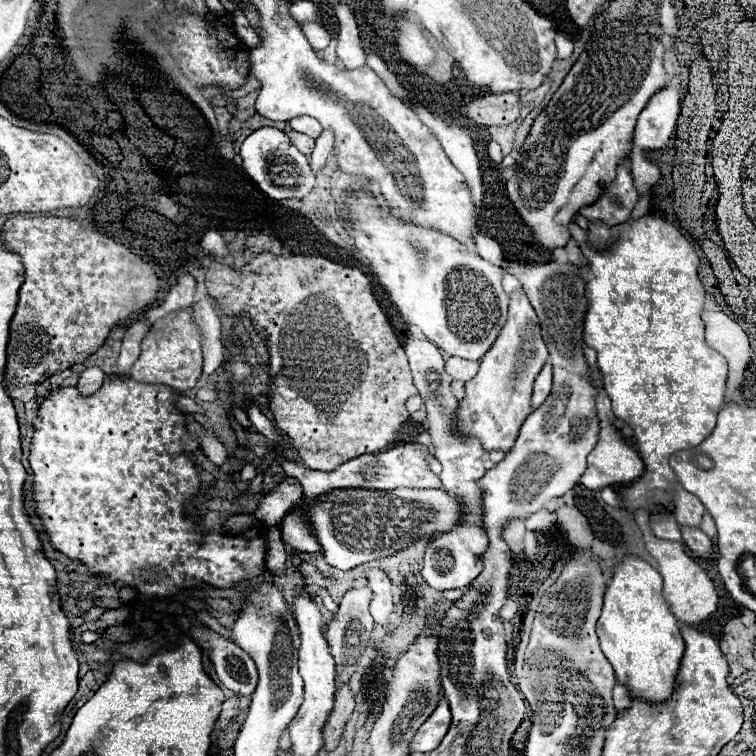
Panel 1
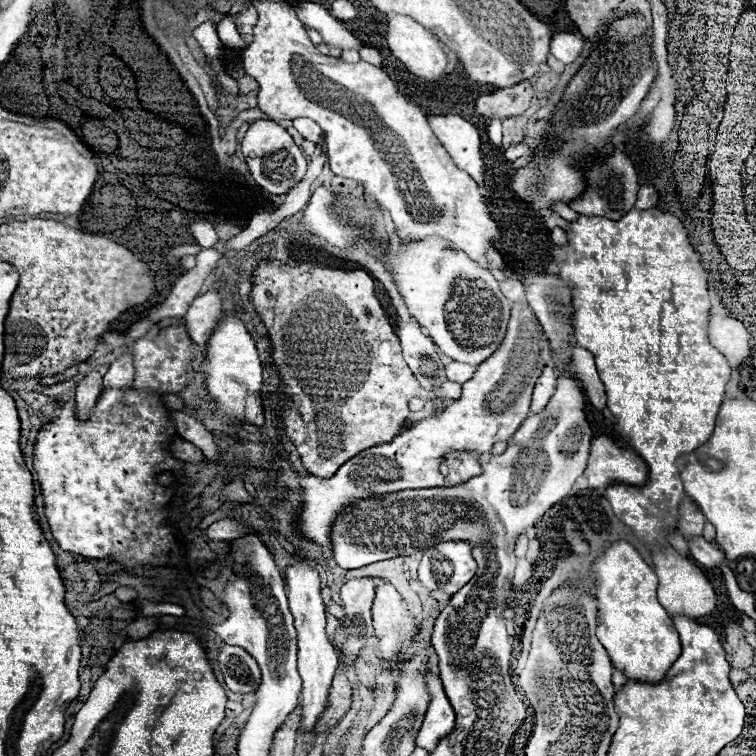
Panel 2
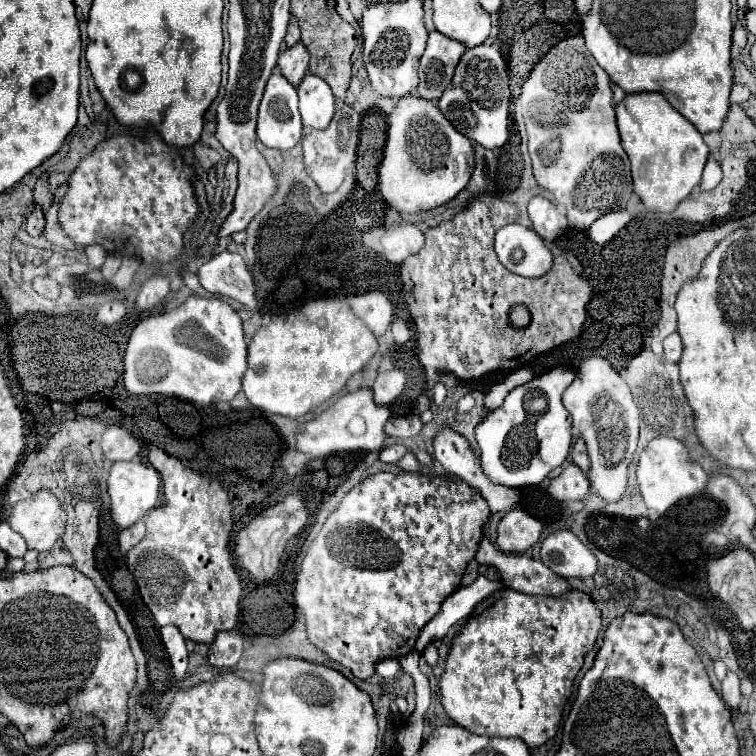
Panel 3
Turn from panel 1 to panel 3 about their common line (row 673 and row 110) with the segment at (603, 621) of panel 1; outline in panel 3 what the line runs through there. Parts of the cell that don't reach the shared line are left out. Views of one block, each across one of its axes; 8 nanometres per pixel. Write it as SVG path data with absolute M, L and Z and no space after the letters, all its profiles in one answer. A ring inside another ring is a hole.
M638 92L626 94L622 102L616 104L616 122L622 138L622 146L632 162L632 182L634 192L642 198L648 210L672 212L680 200L700 184L700 176L708 158L708 146L702 134L674 110L664 94L658 92Z

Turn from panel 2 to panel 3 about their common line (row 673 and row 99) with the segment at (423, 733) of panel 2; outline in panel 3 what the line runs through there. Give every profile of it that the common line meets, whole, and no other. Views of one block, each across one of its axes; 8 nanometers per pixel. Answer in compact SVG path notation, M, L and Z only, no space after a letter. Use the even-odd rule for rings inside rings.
M432 30L428 34L428 46L420 58L420 86L418 92L426 100L438 100L444 88L452 82L456 64L460 62L466 46L454 38L446 38L442 32Z

